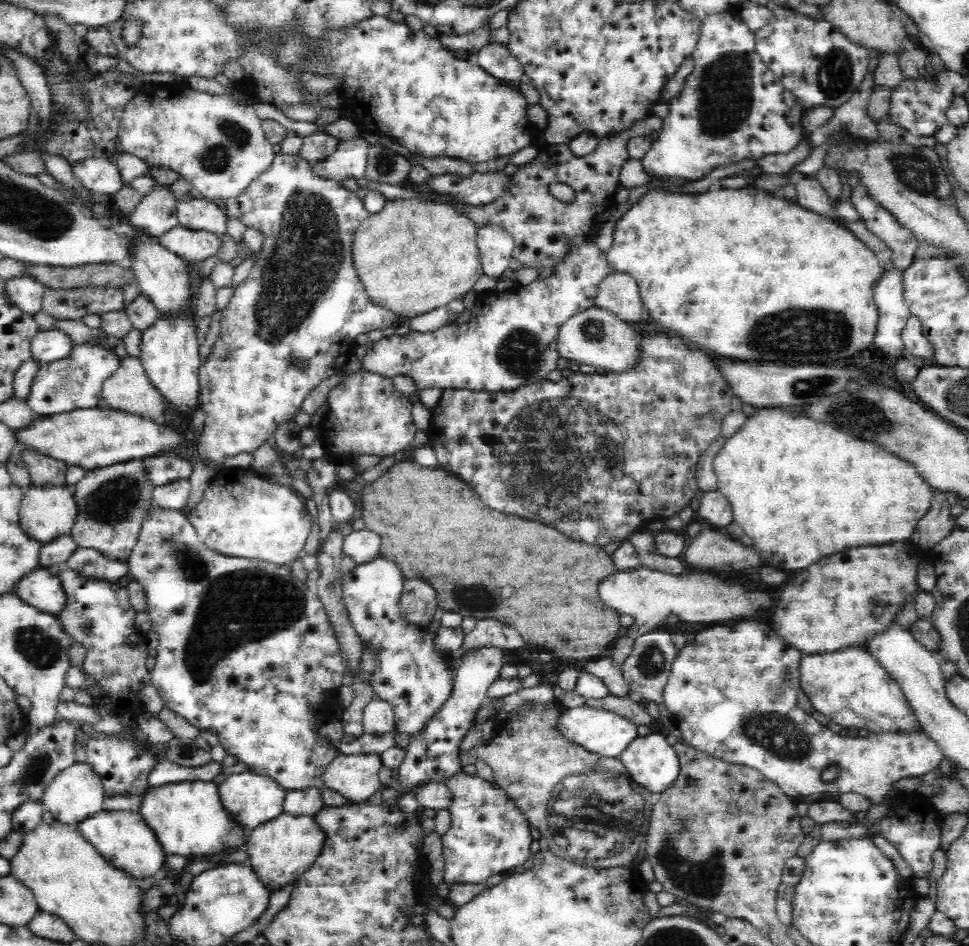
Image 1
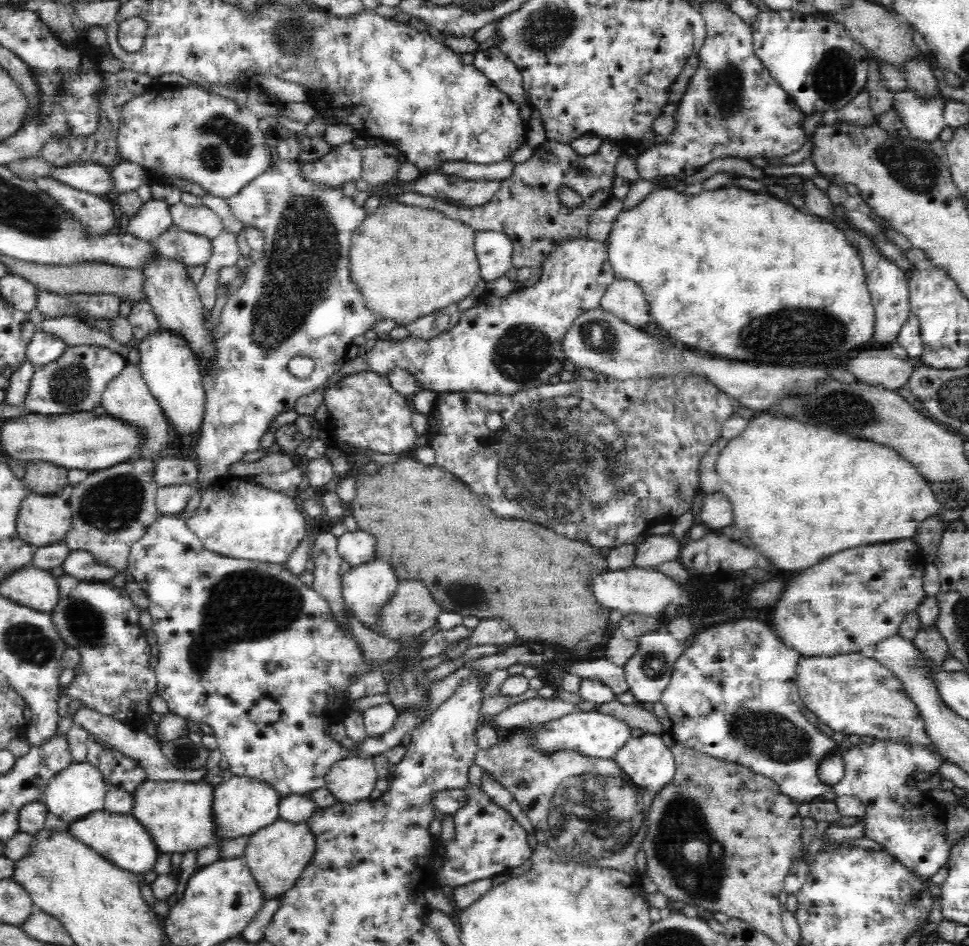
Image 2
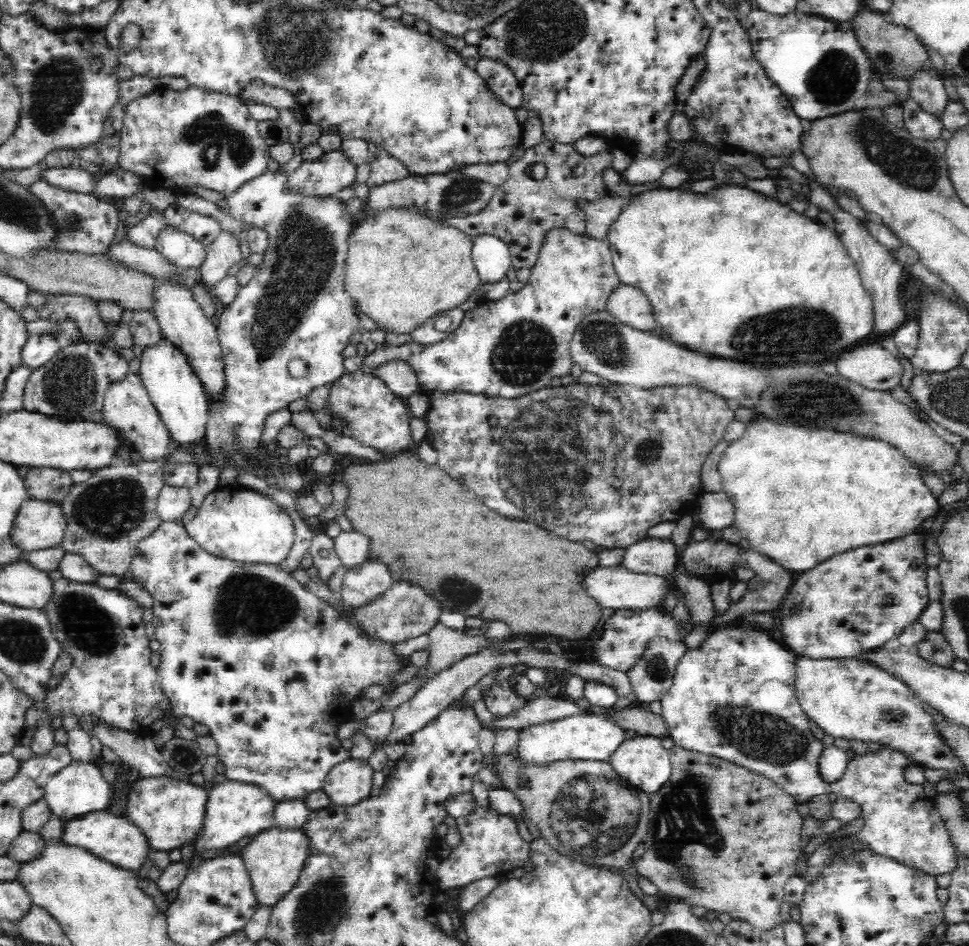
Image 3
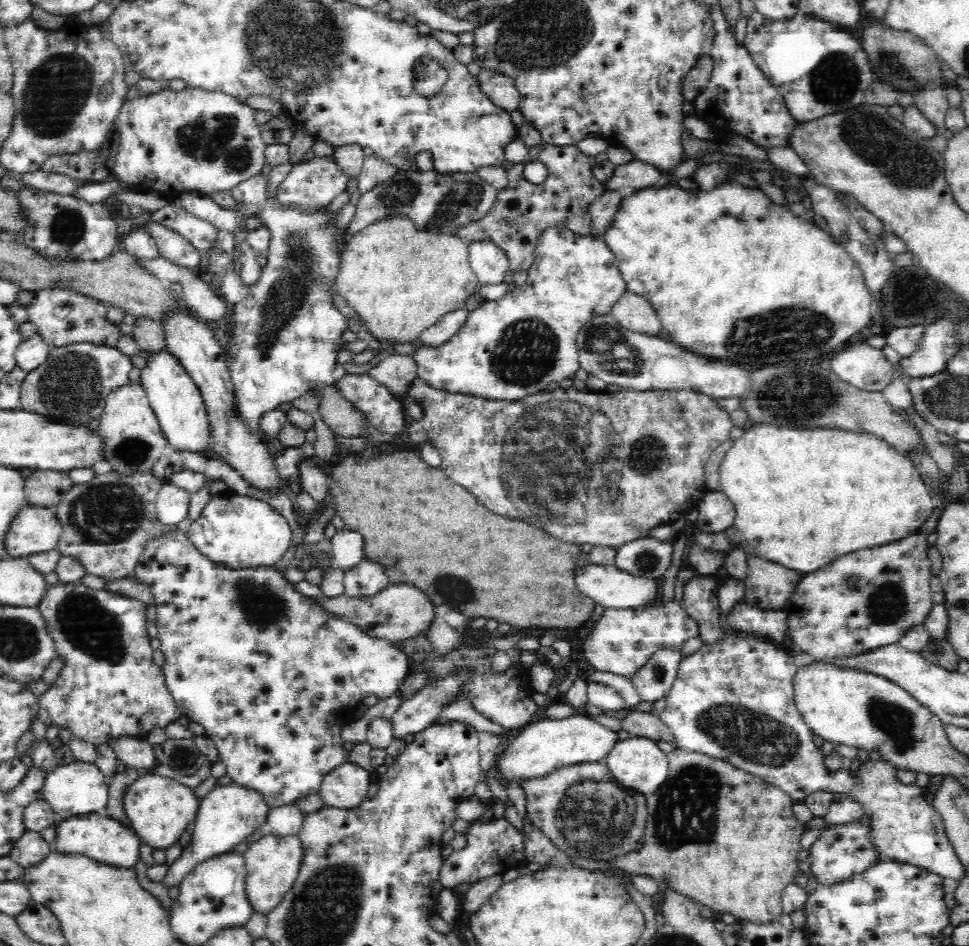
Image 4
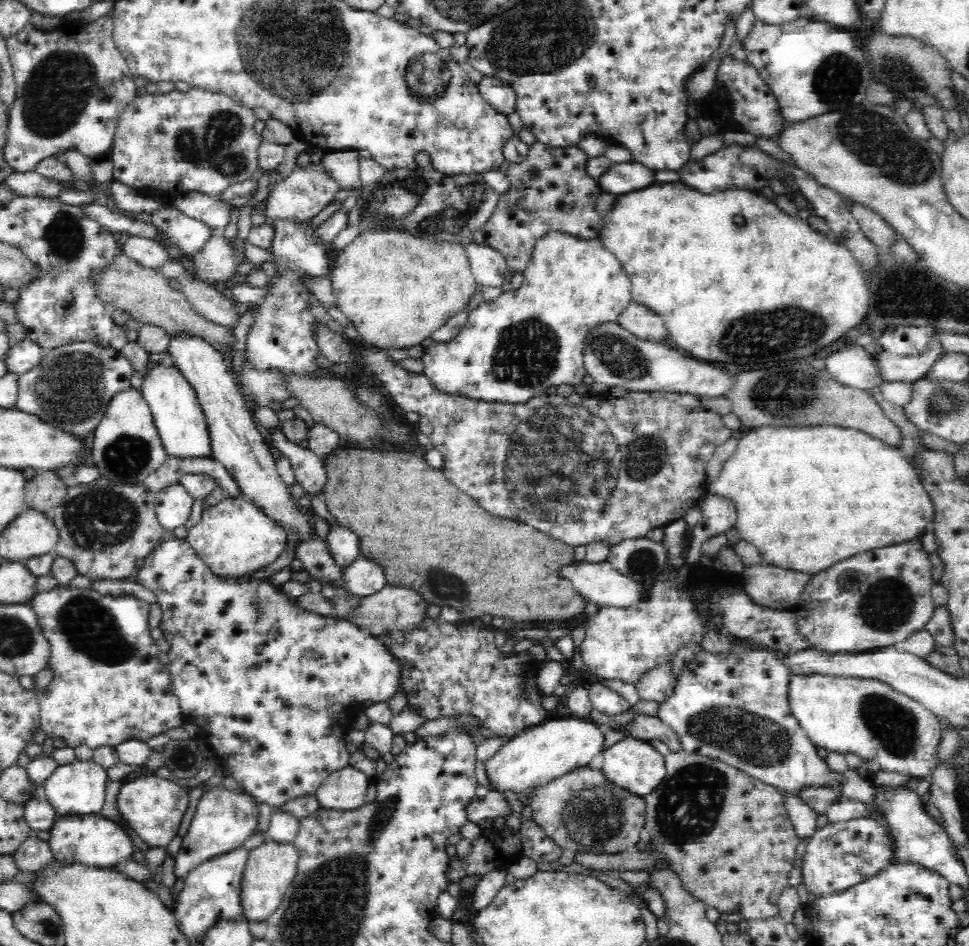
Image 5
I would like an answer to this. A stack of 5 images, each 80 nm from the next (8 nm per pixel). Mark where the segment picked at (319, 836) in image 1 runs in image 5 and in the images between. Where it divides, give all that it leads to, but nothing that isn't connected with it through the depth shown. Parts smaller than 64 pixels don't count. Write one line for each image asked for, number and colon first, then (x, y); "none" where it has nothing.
2: (277, 854)
3: (274, 859)
4: (272, 863)
5: (270, 868)

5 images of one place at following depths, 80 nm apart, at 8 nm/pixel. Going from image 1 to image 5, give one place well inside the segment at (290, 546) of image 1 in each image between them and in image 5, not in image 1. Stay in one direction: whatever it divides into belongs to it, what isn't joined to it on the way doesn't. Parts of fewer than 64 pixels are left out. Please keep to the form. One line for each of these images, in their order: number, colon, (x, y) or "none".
2: (236, 518)
3: (234, 523)
4: (236, 531)
5: (234, 537)

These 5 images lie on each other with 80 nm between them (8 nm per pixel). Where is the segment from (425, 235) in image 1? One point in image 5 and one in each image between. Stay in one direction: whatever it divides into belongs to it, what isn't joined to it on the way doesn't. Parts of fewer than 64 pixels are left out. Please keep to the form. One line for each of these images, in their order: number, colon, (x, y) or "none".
2: (408, 262)
3: (401, 269)
4: (398, 281)
5: (396, 290)

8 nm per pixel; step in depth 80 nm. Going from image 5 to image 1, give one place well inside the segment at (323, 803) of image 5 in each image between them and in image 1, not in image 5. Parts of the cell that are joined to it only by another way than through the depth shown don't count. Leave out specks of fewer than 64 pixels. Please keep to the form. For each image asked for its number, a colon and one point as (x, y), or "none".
1: (355, 777)
2: (351, 780)
3: (349, 782)
4: (345, 787)

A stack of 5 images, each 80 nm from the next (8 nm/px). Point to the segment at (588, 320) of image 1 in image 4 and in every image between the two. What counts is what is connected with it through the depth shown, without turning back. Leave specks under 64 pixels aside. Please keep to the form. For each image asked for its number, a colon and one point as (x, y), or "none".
2: (598, 340)
3: (621, 354)
4: (616, 355)

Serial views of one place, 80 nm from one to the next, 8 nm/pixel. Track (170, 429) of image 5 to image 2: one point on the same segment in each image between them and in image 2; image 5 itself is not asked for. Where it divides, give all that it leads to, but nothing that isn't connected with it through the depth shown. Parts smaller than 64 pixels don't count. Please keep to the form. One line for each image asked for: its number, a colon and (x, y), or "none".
2: (170, 368)
3: (178, 395)
4: (176, 402)

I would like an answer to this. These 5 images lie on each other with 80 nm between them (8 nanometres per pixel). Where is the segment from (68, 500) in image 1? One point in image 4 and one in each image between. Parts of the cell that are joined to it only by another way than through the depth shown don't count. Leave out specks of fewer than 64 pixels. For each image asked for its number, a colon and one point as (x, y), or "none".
2: (43, 519)
3: (38, 525)
4: (35, 529)

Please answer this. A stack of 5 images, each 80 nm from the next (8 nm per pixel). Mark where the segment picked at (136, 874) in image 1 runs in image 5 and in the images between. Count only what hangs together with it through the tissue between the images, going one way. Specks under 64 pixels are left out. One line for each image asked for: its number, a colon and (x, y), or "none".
2: (119, 837)
3: (114, 838)
4: (100, 837)
5: (95, 841)

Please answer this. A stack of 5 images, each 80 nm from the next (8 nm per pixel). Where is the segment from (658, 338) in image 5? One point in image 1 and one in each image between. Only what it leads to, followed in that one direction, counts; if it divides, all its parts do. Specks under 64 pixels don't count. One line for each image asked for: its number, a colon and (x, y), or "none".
1: (619, 293)
2: (624, 298)
3: (630, 306)
4: (634, 312)

